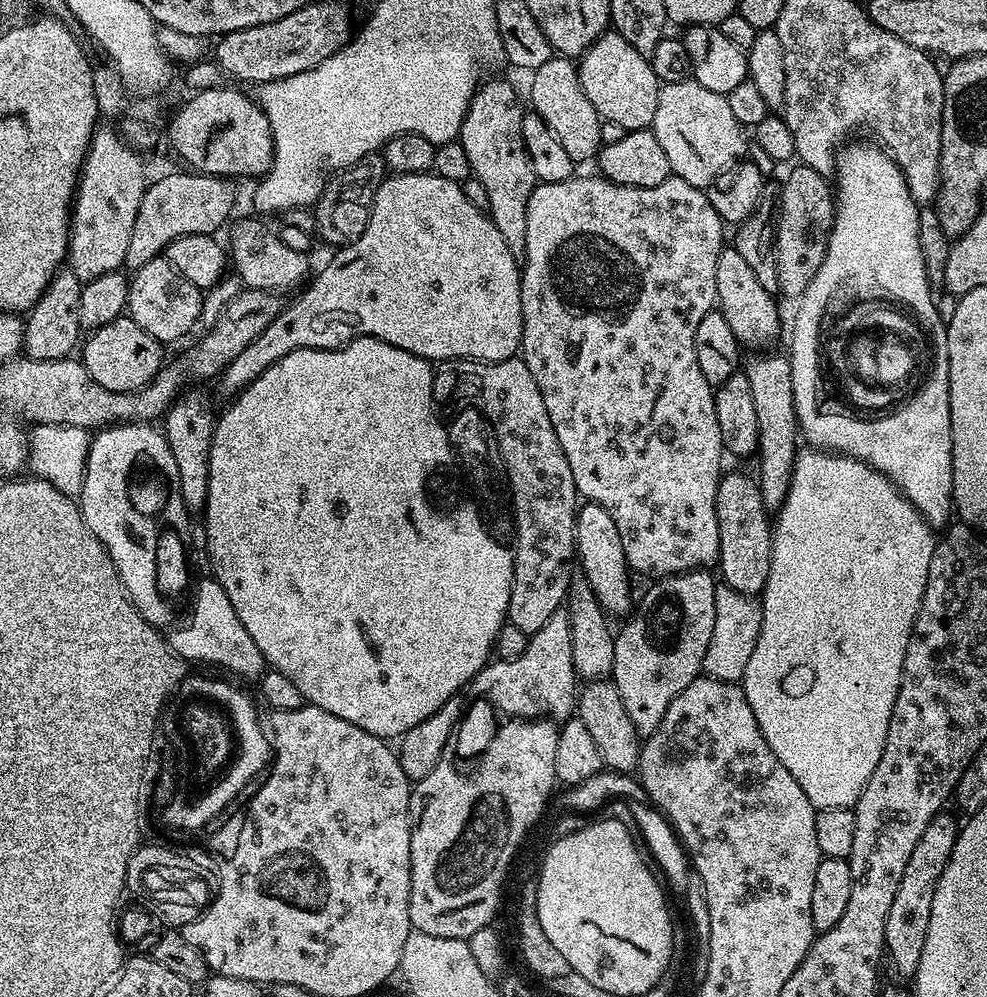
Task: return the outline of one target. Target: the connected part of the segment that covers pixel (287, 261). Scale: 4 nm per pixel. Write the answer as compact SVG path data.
M244 220L241 224L234 224L231 225L233 228L230 264L233 269L236 267L237 274L235 273L235 275L244 288L284 294L287 288L305 283L306 277L309 275L309 253L290 250L290 246L283 244L275 231L271 232L266 225L259 224L256 220Z

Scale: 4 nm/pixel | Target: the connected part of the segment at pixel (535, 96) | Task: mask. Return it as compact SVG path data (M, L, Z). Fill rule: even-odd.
M553 54L542 66L532 73L532 85L528 88L528 96L532 99L531 111L540 116L554 138L562 142L566 154L570 154L573 162L588 160L599 153L601 118L594 110L590 98L586 98L586 90L582 90L578 64L575 59Z

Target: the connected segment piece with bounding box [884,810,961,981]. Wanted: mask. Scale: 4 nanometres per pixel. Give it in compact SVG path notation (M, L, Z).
M948 810L941 811L939 816L930 821L922 838L914 846L910 854L910 862L906 870L902 870L902 882L898 882L898 894L894 894L894 902L890 906L890 914L884 923L884 951L886 960L892 963L896 976L900 980L911 981L918 970L918 962L922 958L922 946L926 946L926 930L930 930L930 906L934 906L934 890L938 886L938 878L942 878L942 870L946 870L946 862L950 862L950 854L954 850L954 842L958 838L961 825L956 824Z

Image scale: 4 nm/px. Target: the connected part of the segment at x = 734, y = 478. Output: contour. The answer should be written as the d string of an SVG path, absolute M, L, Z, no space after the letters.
M725 471L716 491L716 517L720 551L718 569L724 575L721 576L723 583L747 596L759 597L770 574L774 535L770 513L762 502L759 483L744 472Z

